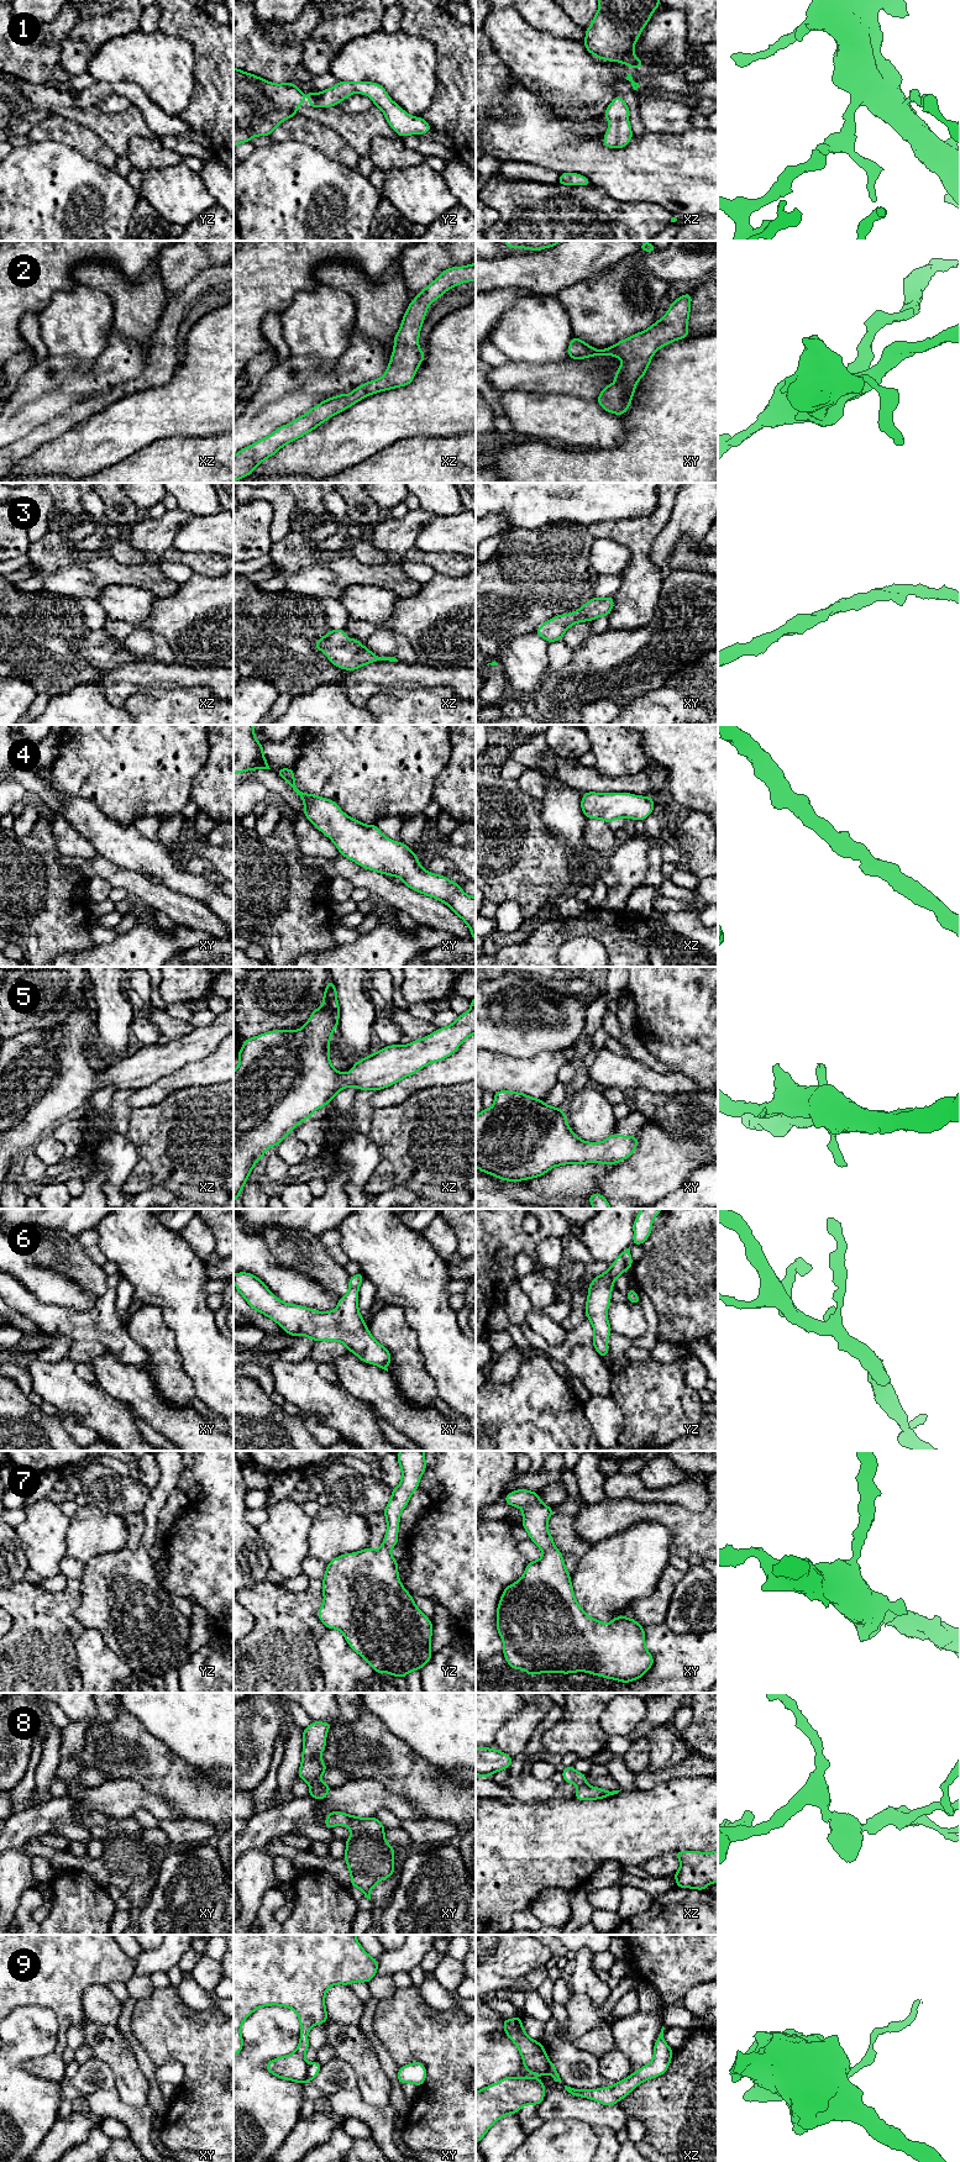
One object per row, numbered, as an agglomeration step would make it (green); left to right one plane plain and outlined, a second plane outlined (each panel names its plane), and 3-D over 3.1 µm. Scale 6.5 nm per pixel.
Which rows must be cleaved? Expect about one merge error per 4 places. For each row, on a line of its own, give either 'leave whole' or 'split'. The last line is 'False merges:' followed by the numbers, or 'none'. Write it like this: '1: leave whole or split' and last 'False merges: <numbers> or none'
1: leave whole
2: leave whole
3: leave whole
4: leave whole
5: leave whole
6: leave whole
7: leave whole
8: leave whole
9: split
False merges: 9

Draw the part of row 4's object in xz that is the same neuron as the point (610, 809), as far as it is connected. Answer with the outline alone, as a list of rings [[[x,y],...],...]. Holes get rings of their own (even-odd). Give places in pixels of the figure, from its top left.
[[[630,793],[583,794],[581,808],[587,819],[599,819],[609,824],[615,819],[645,820],[654,810],[655,801],[650,796]]]

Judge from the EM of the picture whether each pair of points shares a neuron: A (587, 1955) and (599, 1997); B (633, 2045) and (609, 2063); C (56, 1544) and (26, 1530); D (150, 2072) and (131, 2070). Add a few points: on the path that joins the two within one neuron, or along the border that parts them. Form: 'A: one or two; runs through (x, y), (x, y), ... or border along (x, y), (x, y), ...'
A: one; runs through (586, 1965), (586, 1979), (593, 1987)
B: two; border along (615, 2049), (631, 2062)
C: one; runs through (48, 1544), (38, 1534), (33, 1532)
D: two; border along (131, 2051), (147, 2081), (147, 2099)

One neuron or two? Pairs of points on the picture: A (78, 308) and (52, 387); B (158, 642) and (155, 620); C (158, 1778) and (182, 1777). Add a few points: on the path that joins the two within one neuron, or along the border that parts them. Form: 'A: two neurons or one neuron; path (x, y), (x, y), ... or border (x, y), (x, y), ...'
A: two neurons; border (48, 354), (73, 356), (79, 371), (89, 367)
B: two neurons; border (137, 627), (160, 634), (174, 656)
C: one neuron; path (164, 1777), (176, 1777)

